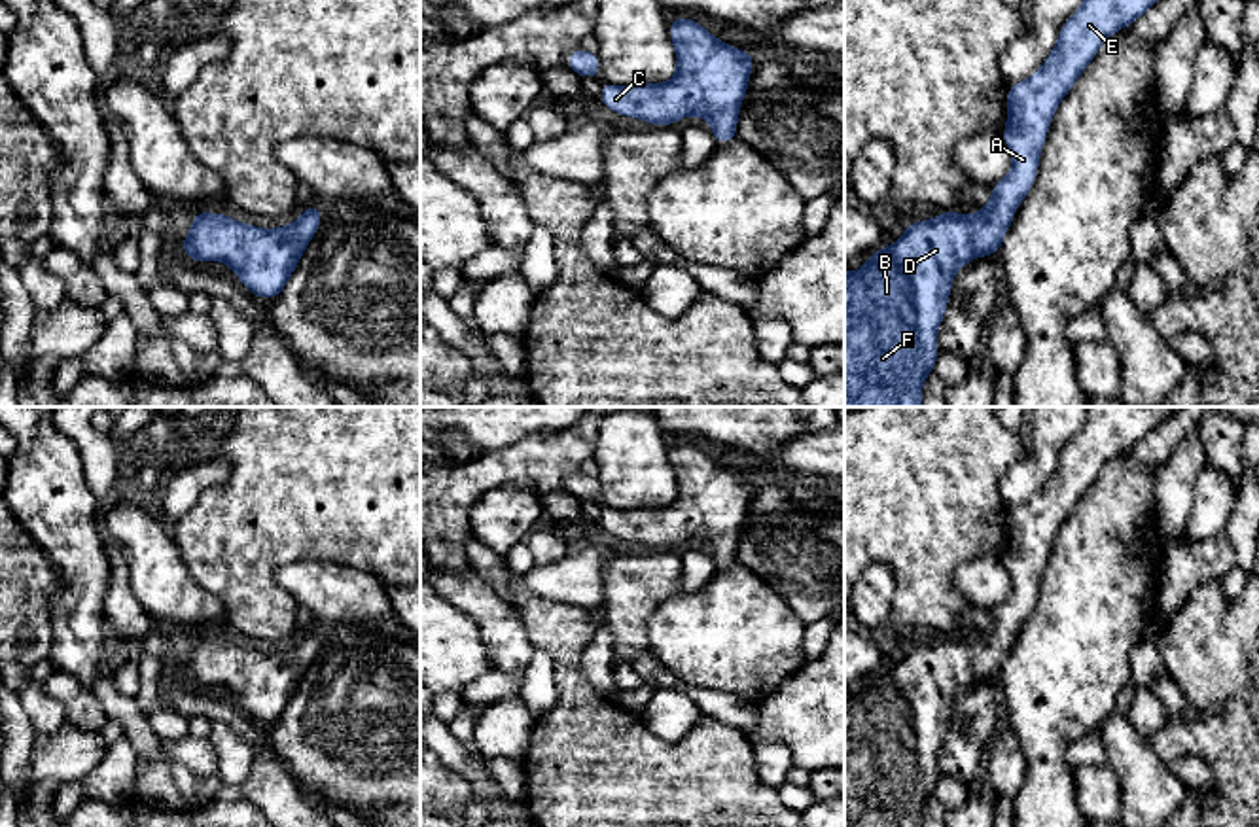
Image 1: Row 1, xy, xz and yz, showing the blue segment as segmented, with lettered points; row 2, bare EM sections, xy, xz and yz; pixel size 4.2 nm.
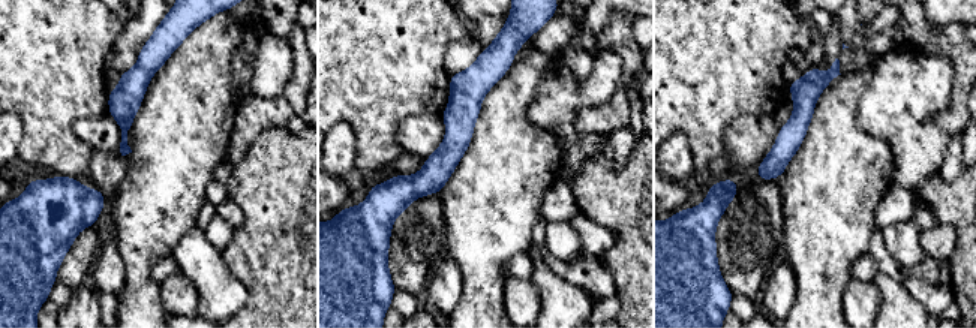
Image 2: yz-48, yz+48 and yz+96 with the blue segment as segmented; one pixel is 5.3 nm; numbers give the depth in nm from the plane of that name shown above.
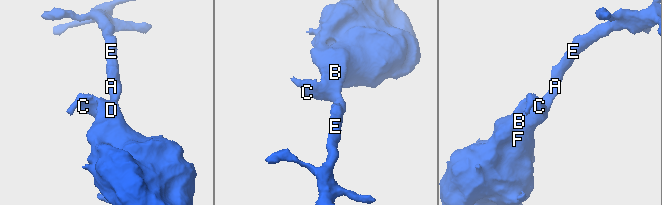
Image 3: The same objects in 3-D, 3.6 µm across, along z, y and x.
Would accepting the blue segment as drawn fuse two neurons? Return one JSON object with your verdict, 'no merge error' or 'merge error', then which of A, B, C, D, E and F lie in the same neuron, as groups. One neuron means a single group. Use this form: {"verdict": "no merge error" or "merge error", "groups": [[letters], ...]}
{"verdict": "no merge error", "groups": [["A", "B", "C", "D", "E", "F"]]}

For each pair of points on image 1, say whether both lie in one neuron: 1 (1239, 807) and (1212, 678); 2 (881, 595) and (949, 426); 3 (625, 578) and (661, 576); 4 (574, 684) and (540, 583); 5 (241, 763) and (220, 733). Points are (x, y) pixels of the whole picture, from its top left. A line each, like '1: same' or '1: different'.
1: same
2: different
3: same
4: different
5: same

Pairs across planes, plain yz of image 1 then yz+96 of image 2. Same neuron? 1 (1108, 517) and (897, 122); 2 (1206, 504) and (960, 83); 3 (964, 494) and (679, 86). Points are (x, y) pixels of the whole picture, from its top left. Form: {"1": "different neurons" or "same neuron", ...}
{"1": "different neurons", "2": "different neurons", "3": "same neuron"}

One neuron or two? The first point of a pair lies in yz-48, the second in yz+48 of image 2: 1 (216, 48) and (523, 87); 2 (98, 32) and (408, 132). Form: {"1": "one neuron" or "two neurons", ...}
{"1": "one neuron", "2": "two neurons"}

